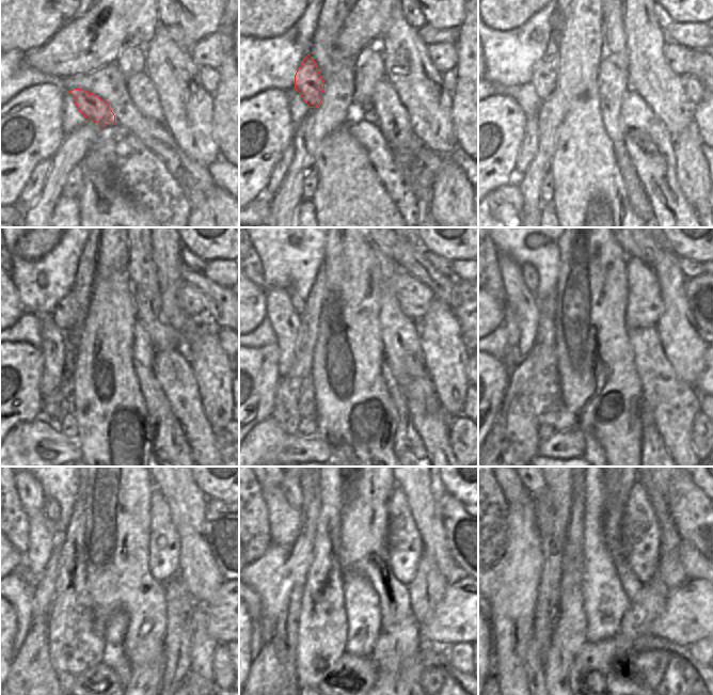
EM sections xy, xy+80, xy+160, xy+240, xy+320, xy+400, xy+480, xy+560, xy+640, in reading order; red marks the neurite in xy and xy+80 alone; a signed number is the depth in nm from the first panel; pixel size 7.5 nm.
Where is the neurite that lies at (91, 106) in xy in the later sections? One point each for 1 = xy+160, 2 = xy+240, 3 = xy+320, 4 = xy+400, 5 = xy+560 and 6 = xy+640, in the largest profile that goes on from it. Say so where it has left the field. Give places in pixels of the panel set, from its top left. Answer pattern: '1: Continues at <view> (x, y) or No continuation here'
1: Continues at xy+160 (544, 70)
2: Continues at xy+240 (67, 313)
3: Continues at xy+320 (299, 304)
4: Continues at xy+400 (529, 273)
5: Continues at xy+560 (291, 488)
6: Continues at xy+640 (533, 488)

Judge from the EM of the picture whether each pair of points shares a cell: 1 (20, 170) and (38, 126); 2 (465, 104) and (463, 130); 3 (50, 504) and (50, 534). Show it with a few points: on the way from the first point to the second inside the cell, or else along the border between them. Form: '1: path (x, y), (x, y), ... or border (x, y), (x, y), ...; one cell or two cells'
1: path (20, 159), (36, 137); one cell
2: path (465, 110), (465, 124); one cell
3: border (42, 511), (54, 524); two cells

